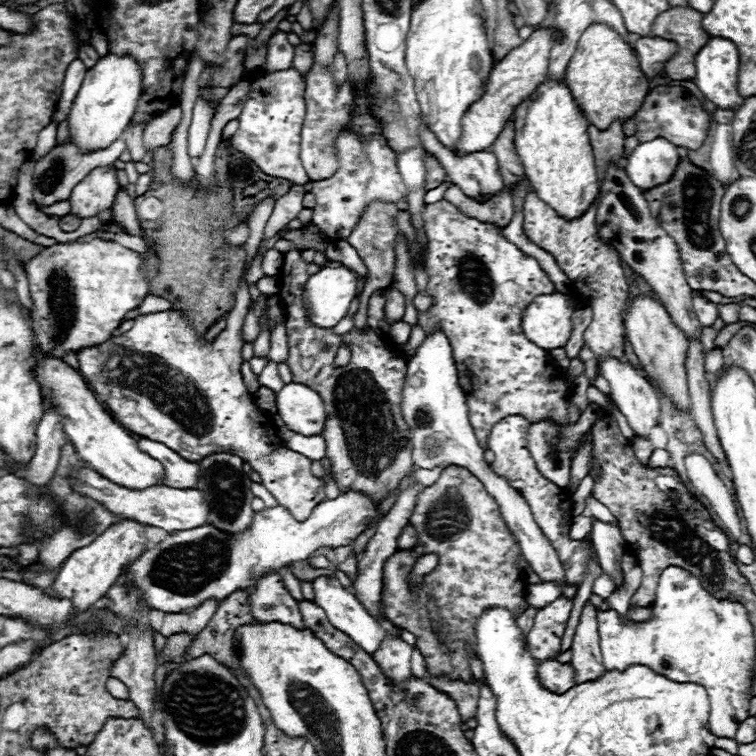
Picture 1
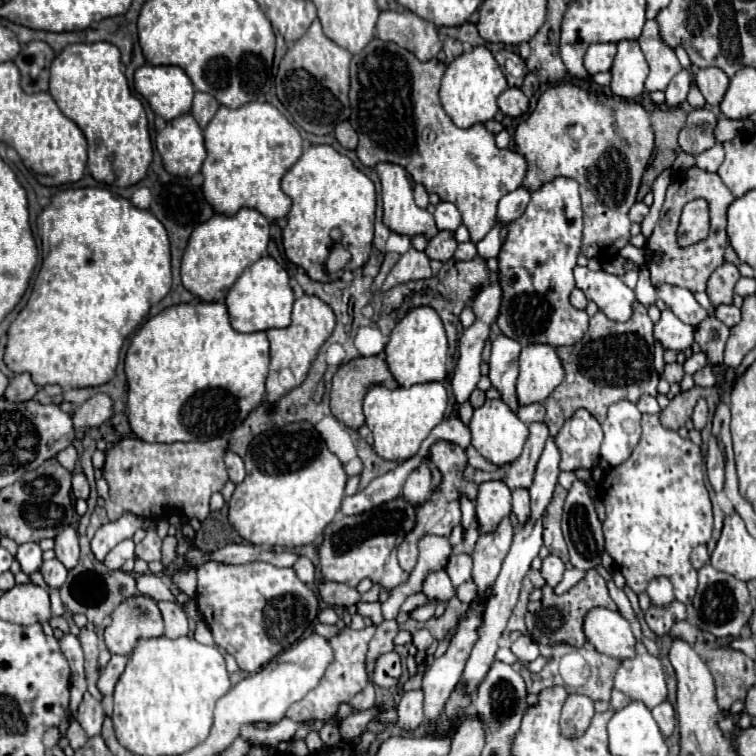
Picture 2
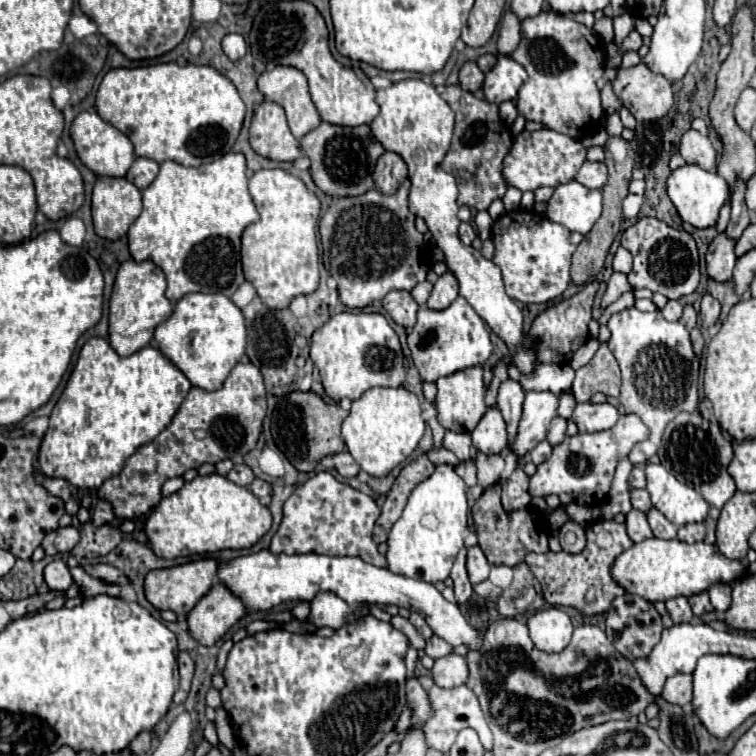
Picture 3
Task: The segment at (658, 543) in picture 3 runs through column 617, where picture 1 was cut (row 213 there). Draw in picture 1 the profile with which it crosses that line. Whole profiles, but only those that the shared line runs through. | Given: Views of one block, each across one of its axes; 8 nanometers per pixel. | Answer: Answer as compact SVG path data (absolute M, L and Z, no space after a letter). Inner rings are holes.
M546 78L532 96L514 110L516 152L530 188L566 220L578 218L598 196L594 154L588 138L588 120L564 80Z

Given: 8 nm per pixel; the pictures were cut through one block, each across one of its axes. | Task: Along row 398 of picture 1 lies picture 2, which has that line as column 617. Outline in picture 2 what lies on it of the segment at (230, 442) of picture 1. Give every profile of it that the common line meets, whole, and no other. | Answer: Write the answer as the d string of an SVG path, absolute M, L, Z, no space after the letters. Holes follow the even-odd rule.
M574 84L548 88L536 110L516 128L516 150L526 158L528 172L524 186L540 188L556 176L572 178L580 184L584 210L582 254L586 258L608 260L630 244L628 210L636 202L642 174L654 150L654 132L648 112L618 96L600 96Z

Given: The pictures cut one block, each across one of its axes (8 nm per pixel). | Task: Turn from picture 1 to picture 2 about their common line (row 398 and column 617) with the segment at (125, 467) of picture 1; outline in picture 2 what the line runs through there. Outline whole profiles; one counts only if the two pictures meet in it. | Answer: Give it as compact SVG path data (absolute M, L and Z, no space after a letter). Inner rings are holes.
M636 40L618 42L618 54L612 64L612 94L634 100L644 92L644 80L648 76L648 64Z

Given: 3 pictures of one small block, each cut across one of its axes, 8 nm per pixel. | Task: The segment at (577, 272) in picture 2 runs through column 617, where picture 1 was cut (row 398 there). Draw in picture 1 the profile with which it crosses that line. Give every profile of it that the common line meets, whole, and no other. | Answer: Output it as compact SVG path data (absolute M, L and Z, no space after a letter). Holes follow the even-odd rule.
M298 382L284 384L276 394L276 408L288 430L304 436L322 434L326 422L324 402L312 388Z

